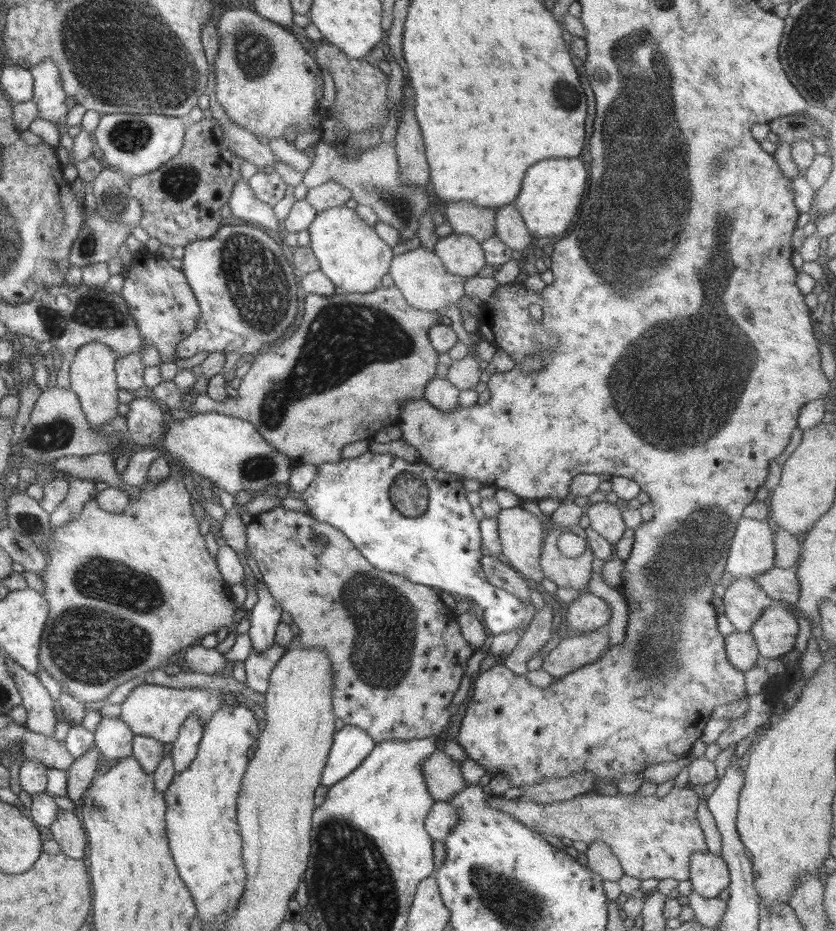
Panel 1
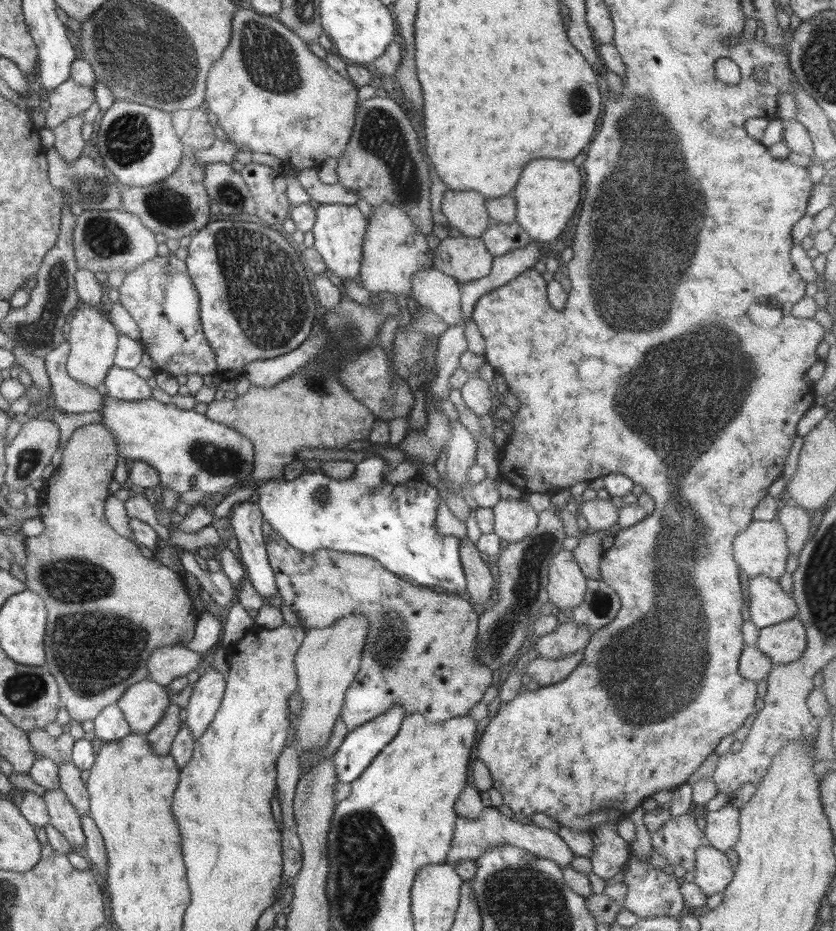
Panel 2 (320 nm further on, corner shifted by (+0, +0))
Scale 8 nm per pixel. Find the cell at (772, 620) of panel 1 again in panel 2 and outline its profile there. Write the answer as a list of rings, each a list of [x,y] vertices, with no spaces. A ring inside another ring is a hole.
[[[796,616],[760,629],[757,647],[775,665],[788,664],[801,658],[807,647],[807,632]]]

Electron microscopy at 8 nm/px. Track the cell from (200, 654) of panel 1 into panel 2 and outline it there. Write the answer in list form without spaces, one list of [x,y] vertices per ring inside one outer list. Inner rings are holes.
[[[178,644],[155,648],[147,660],[147,669],[152,681],[166,687],[175,678],[199,670],[201,664],[200,653]]]

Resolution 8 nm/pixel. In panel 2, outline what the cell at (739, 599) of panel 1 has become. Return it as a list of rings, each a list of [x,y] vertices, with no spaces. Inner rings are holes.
[[[759,575],[749,580],[751,621],[764,628],[797,616],[797,606],[778,581]]]

